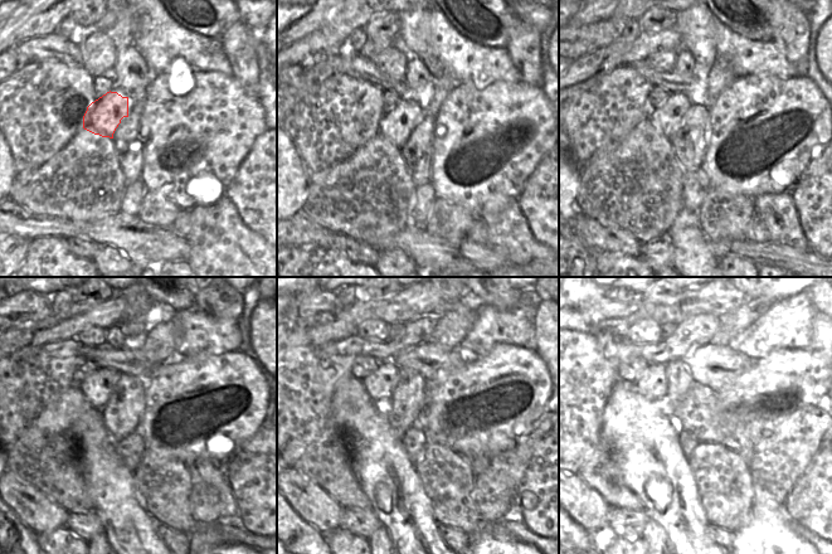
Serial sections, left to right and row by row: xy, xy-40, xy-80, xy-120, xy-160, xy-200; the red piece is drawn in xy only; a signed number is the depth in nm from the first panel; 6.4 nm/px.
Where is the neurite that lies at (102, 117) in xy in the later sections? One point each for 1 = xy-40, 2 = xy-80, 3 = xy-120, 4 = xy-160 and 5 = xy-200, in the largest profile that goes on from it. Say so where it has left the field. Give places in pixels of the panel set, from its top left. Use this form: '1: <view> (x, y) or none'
1: xy-40 (385, 116)
2: xy-80 (667, 117)
3: xy-120 (97, 385)
4: xy-160 (379, 378)
5: xy-200 (661, 378)

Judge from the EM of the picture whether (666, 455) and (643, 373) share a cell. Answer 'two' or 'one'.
two

